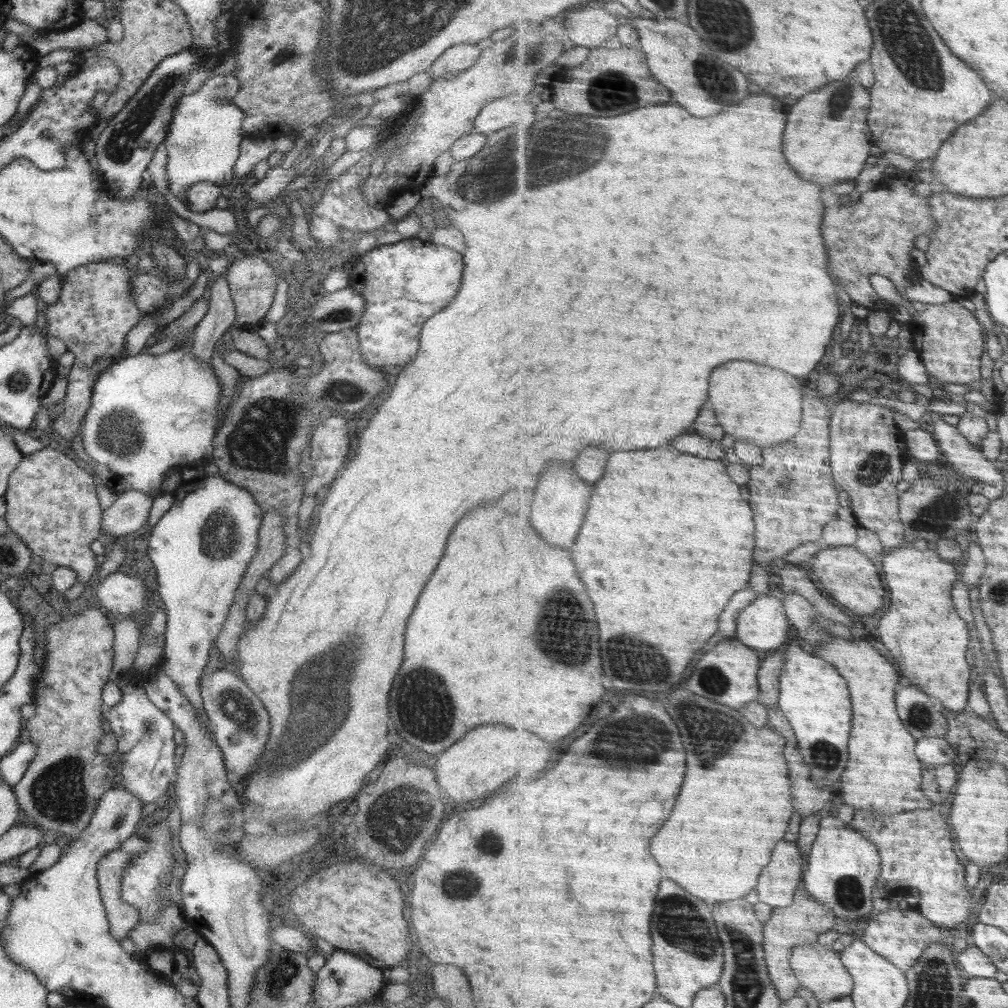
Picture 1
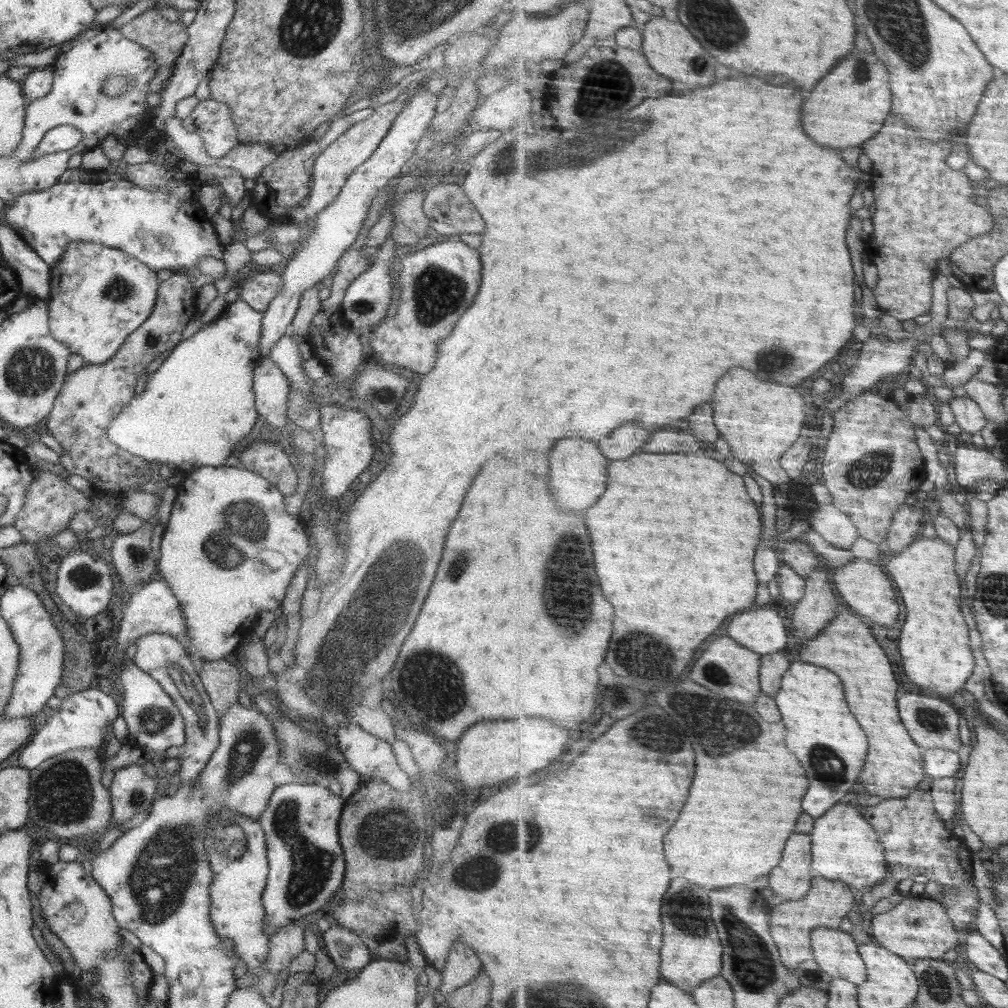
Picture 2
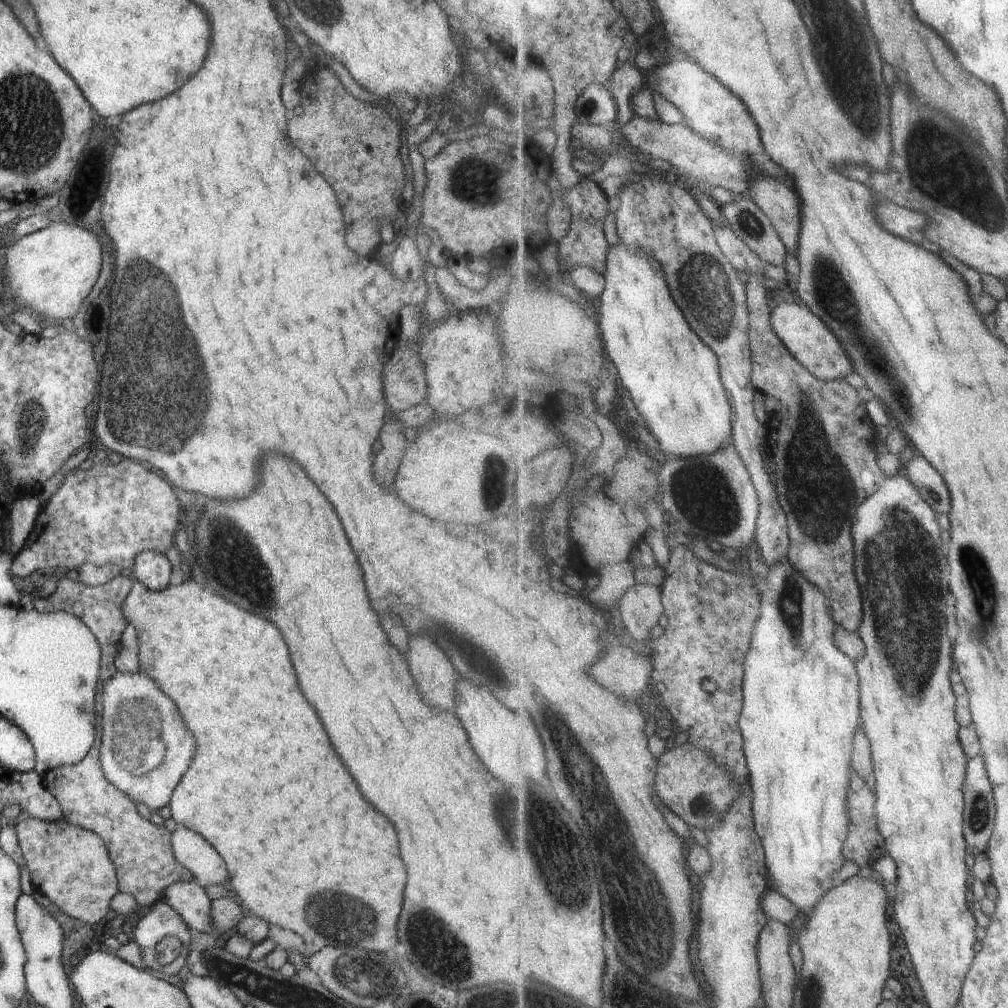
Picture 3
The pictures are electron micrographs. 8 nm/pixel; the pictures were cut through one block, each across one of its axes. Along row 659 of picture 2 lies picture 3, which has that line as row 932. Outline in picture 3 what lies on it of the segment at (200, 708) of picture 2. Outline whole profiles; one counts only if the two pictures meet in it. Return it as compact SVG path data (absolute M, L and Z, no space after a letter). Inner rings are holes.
M161 900L155 902L146 912L146 916L139 919L137 925L132 928L132 932L136 944L140 946L142 960L150 970L164 972L167 975L182 973L189 953L192 932L174 908L170 908L170 905Z

